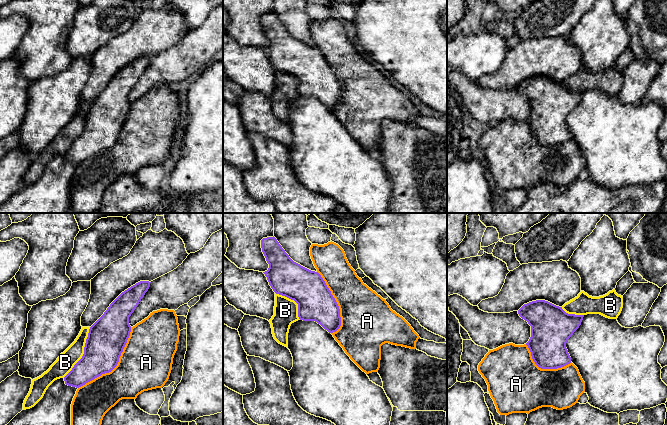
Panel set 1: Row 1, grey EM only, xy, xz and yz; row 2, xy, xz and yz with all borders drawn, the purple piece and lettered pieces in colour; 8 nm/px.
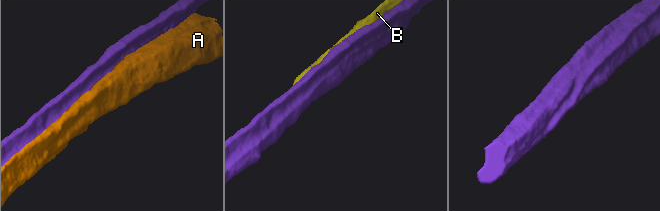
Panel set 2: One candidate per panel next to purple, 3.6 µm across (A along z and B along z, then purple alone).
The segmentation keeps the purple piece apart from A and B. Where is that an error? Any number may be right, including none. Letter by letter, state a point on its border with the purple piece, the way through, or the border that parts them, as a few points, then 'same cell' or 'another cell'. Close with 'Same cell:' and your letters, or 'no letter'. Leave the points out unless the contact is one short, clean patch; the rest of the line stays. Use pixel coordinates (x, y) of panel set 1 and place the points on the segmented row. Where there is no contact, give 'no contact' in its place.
A: contact xy (116, 365); another cell
B: contact xy (84, 352); another cell
Same cell: no letter

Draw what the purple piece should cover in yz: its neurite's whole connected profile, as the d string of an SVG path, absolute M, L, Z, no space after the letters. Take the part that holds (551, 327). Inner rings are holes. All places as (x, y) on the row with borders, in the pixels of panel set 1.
M545 300L524 304L518 310L518 314L531 326L531 337L526 345L531 352L533 361L539 368L557 369L571 363L566 343L581 325L584 315L568 314L562 307Z

